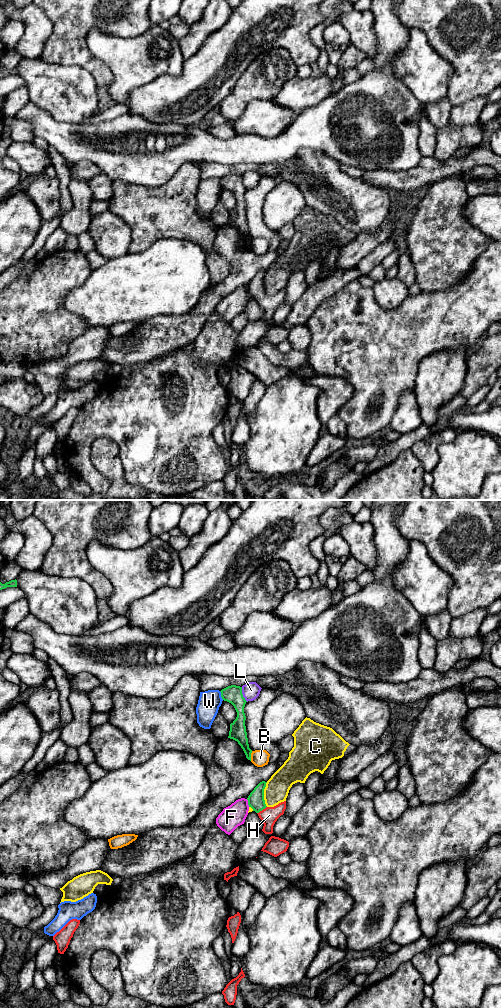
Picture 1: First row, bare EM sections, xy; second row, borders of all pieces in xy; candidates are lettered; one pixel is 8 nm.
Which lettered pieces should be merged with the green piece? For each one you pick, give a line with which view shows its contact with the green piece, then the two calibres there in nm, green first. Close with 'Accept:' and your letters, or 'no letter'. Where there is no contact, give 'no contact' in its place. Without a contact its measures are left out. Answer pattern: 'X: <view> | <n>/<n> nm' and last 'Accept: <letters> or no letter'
H: xy | 130/140 nm
Accept: H

